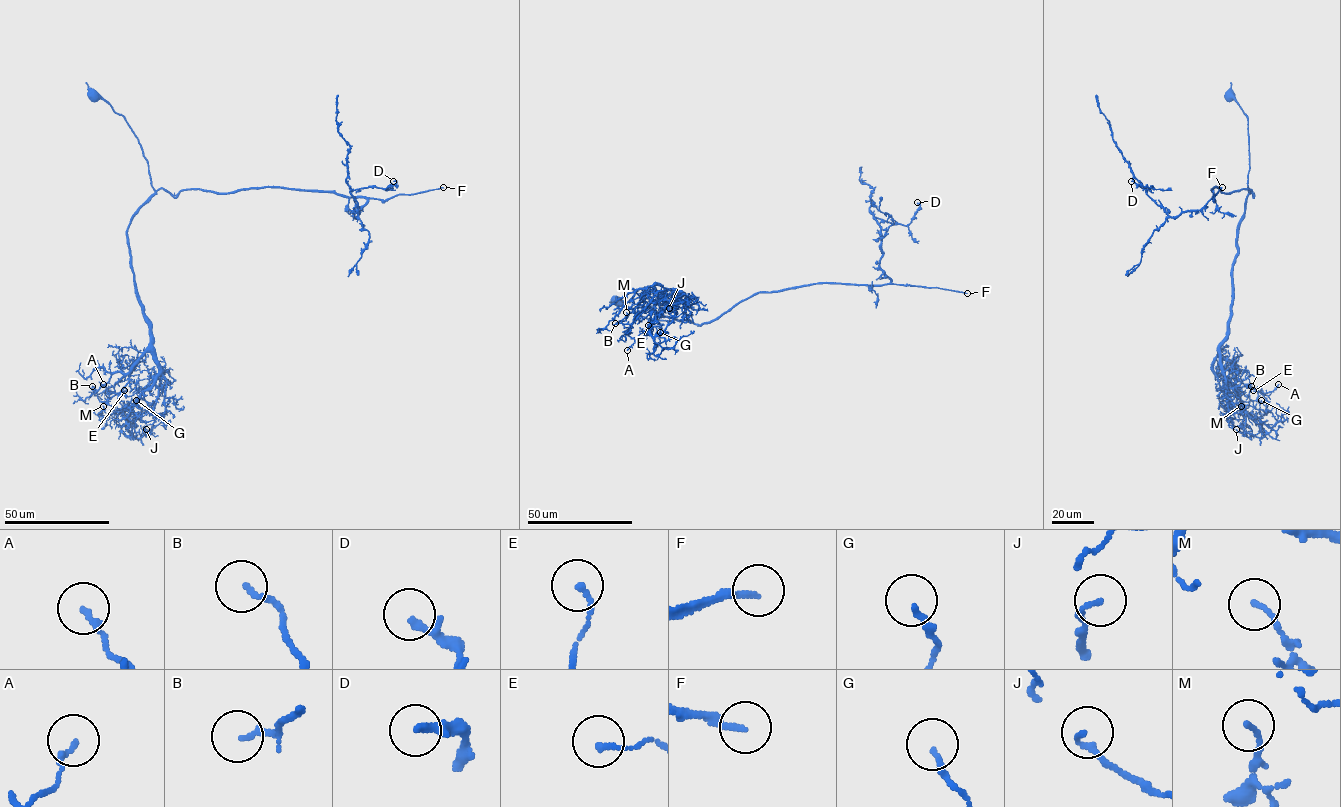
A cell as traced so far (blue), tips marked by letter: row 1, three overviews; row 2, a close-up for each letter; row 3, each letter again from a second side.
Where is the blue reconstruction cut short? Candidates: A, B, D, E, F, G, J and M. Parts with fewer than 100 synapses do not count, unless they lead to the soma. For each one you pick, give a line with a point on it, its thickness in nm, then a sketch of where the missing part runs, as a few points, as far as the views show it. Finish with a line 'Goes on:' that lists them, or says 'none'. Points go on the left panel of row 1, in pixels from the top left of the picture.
F: place (443, 187); calibre 180 nm
Goes on: F

